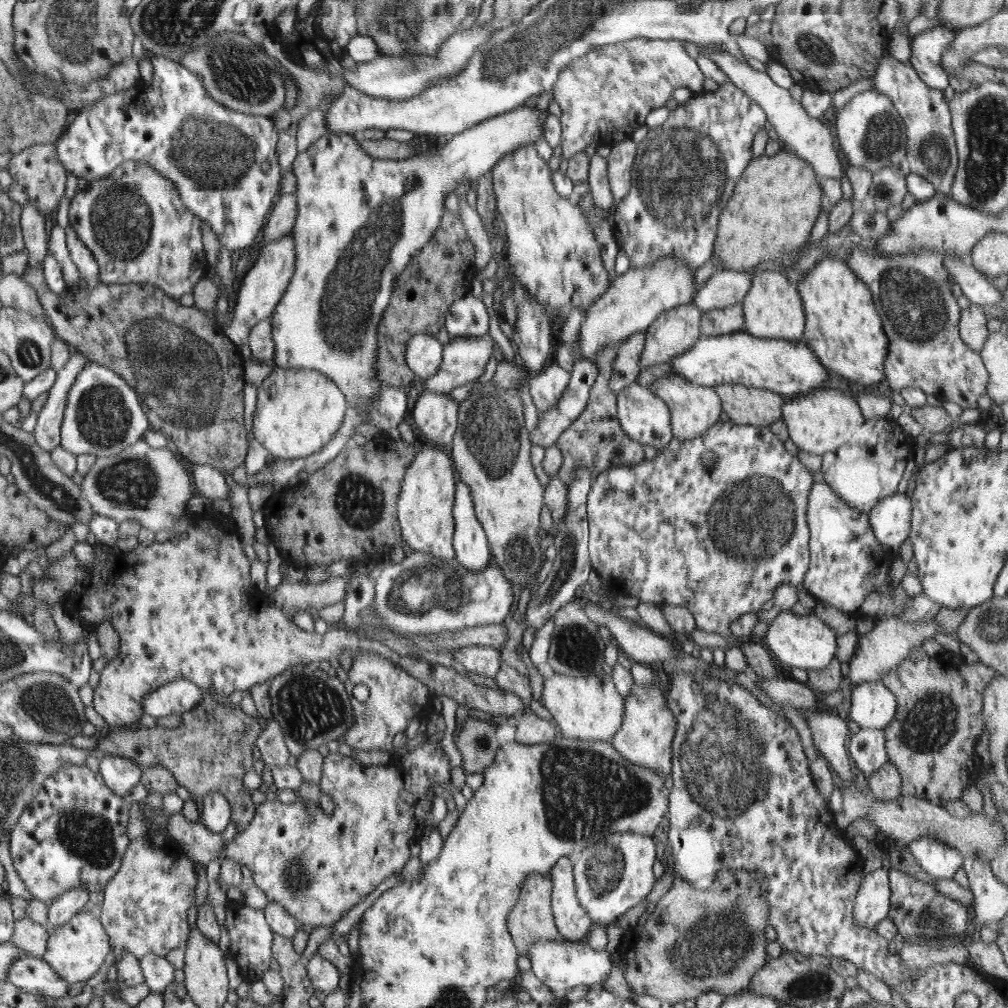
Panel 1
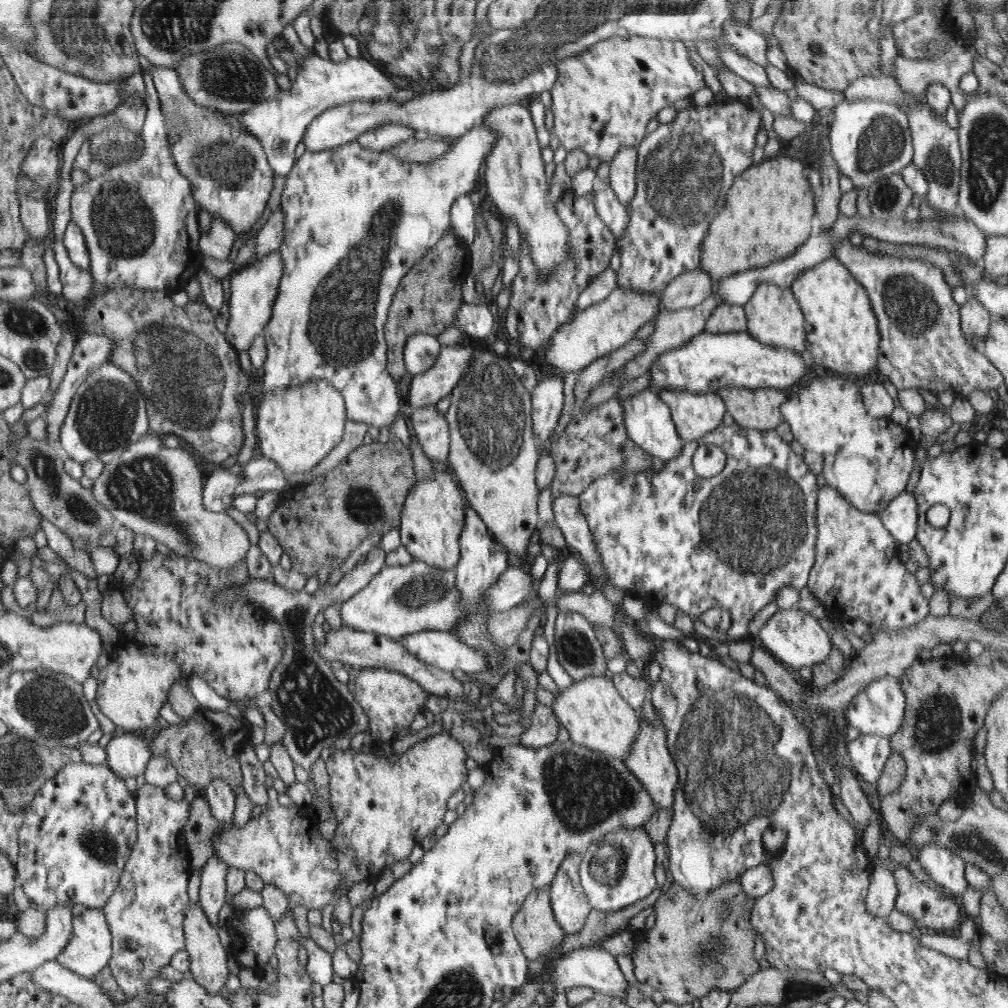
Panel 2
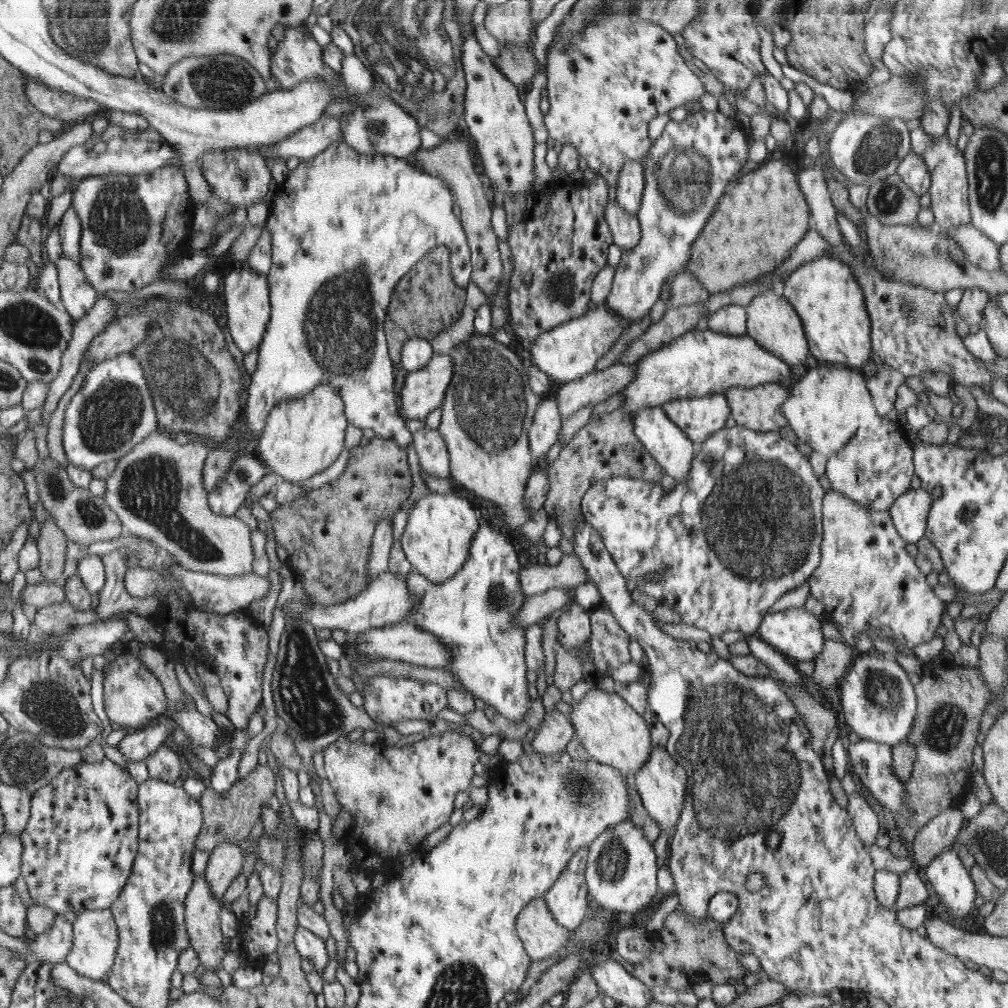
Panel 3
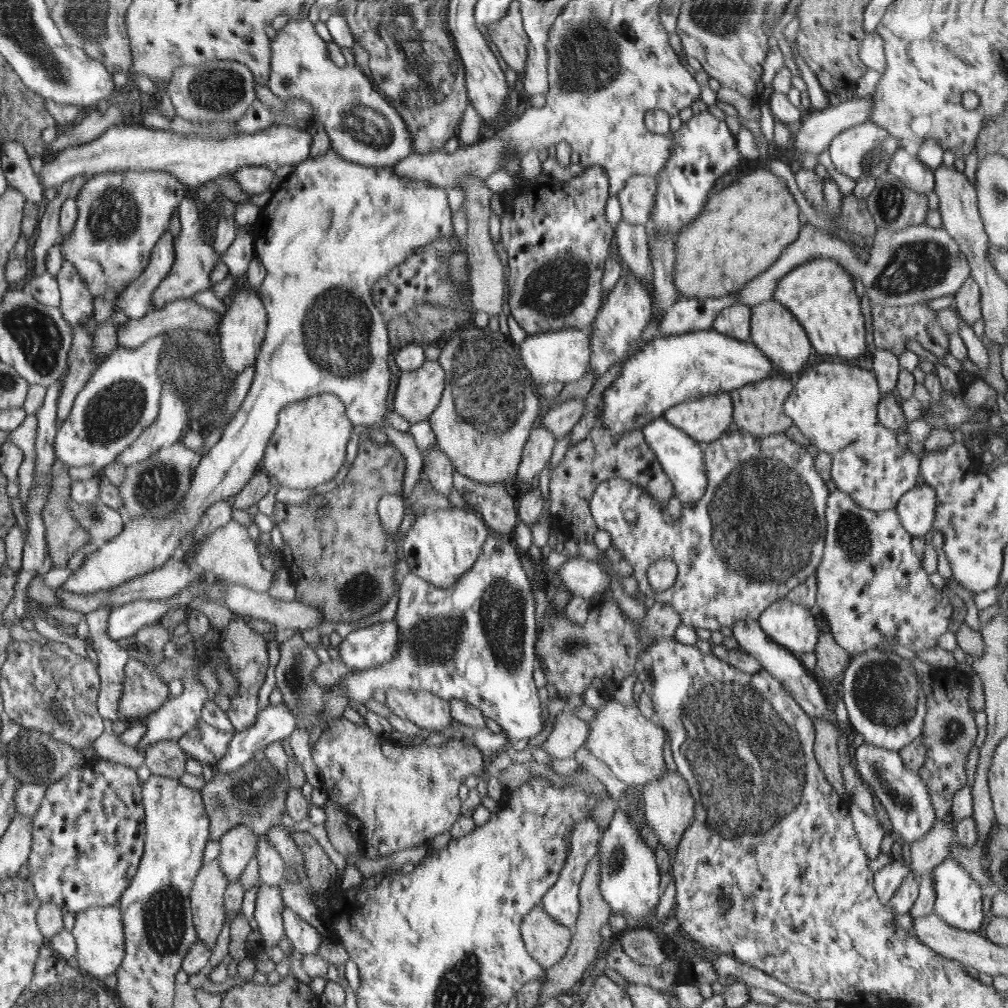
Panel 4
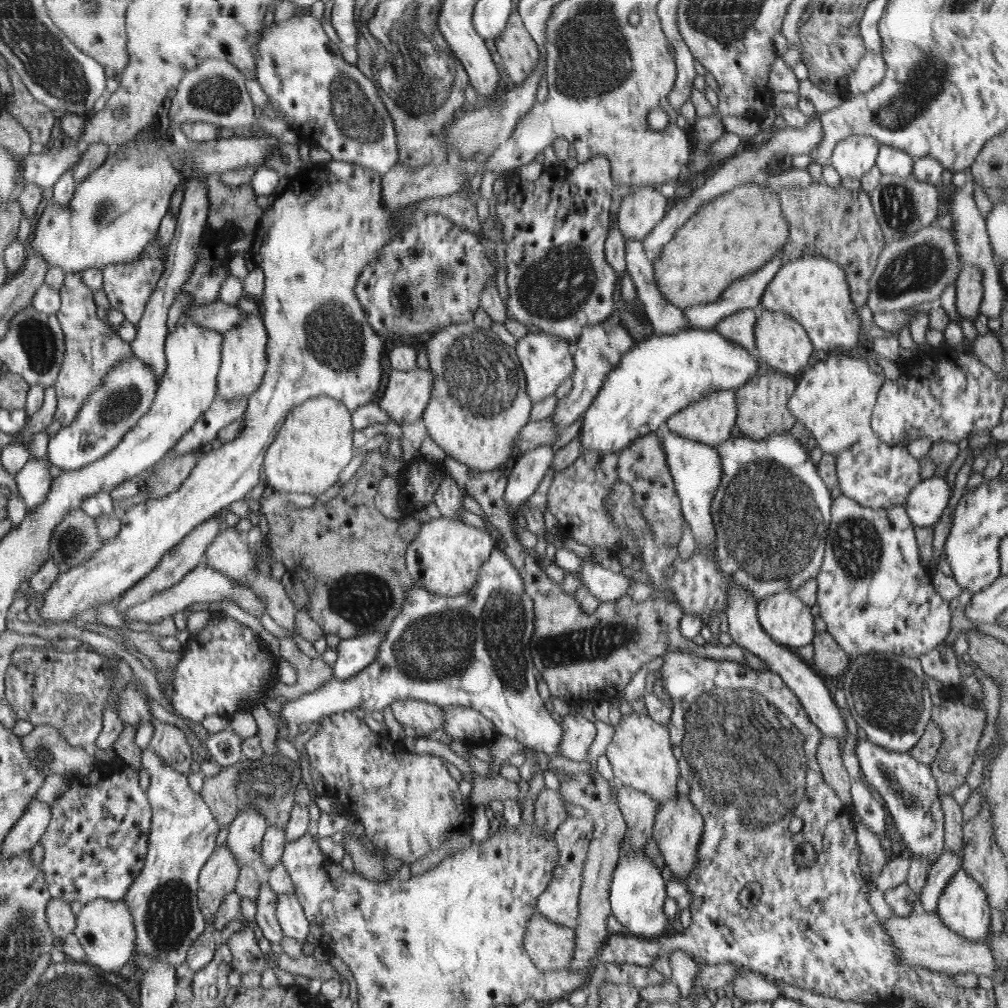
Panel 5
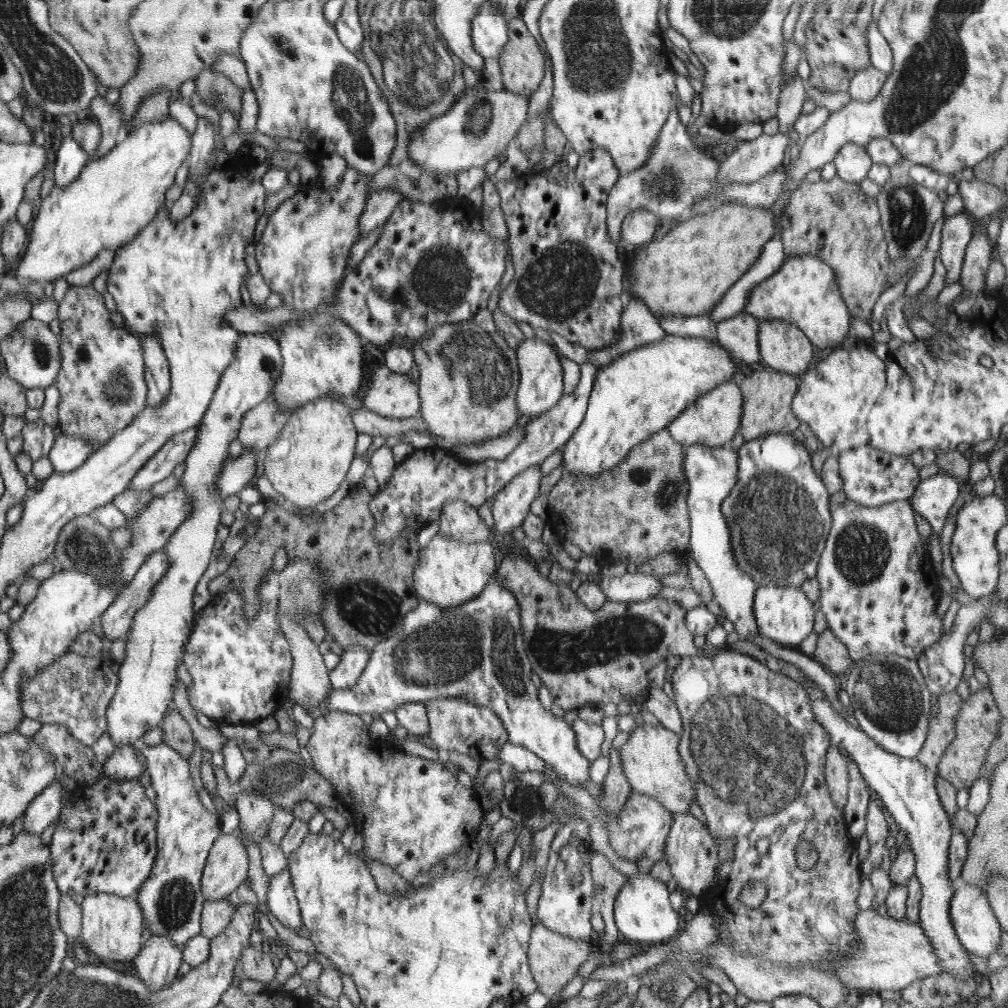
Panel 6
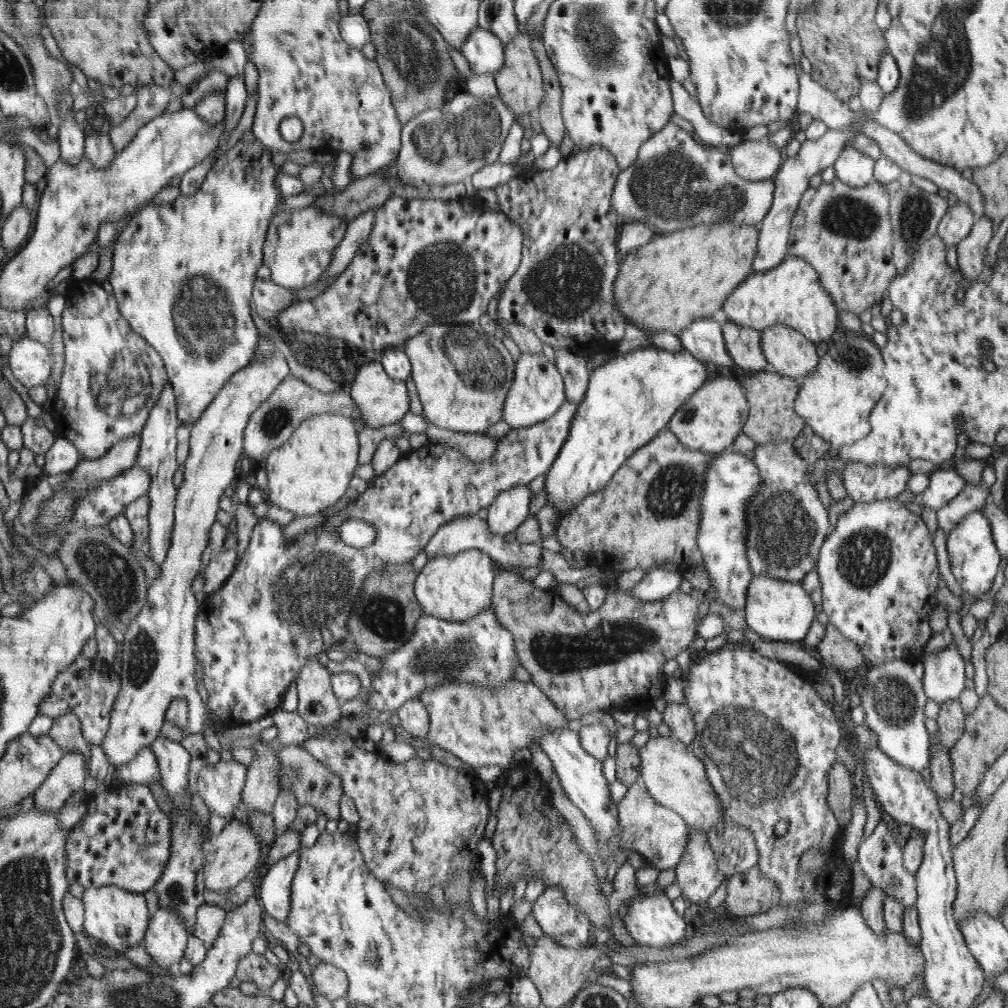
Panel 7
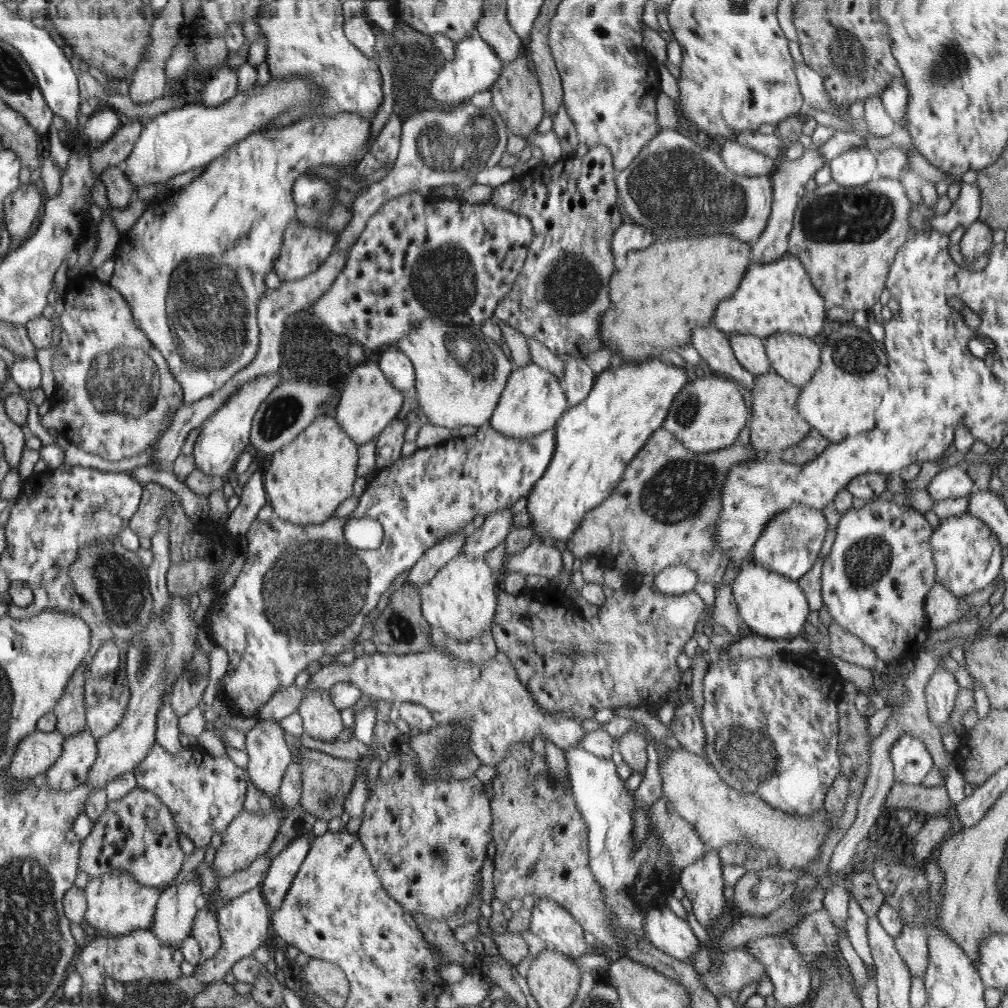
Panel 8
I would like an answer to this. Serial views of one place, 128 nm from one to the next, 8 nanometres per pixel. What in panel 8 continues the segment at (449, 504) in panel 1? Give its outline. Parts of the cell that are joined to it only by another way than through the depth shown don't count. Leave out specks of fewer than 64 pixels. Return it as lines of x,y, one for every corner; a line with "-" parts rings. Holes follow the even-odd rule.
460,553
448,561
428,583
422,586
422,613
431,626
442,628
455,642
464,643
491,631
496,611
496,590
494,590
492,570
484,562
484,557
472,558

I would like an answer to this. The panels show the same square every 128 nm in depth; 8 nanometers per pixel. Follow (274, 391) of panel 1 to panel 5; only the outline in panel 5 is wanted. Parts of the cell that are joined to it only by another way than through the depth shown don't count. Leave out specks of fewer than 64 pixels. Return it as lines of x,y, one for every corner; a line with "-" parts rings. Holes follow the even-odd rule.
326,395
294,407
266,453
263,466
268,484
283,494
308,493
317,498
337,484
340,472
354,452
354,428
348,409
342,401

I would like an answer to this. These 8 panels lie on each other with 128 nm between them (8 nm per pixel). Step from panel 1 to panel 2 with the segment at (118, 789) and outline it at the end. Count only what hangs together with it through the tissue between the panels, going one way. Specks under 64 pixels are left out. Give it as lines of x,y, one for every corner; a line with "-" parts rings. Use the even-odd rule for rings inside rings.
118,732
116,737
106,746
106,764
121,778
136,778
146,771
147,763
153,756
149,749
148,741
142,740
140,736
134,736
132,732

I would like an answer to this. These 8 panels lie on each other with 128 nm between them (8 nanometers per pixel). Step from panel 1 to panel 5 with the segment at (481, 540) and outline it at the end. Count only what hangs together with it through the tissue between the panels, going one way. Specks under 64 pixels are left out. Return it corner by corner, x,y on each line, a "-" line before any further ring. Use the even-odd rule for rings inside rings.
497,547
495,551
491,552
490,558
483,564
482,570
479,572
479,580
470,591
452,597
444,597
436,593
432,594
428,590
422,588
419,585
413,585
412,589
408,589
406,600
404,600
403,608
400,609
399,615
396,616
390,630
385,634
384,640
379,644
378,654
372,664
369,664
366,668
363,668
358,674
348,678
348,680
338,680
332,678
332,680
325,682
312,692
302,695
297,700
292,699
288,701
286,705
282,707
282,714
284,716
284,723
280,722
284,728
288,728
289,732
301,730
310,723
316,722
316,720
323,719
328,715
334,715
335,713
355,711
362,708
366,712
380,711
382,712
386,706
391,706
395,700
426,700
432,704
438,704
441,707
448,705
460,705
473,708
478,712
481,712
496,728
497,733
512,740
518,741
525,747
533,748
538,752
544,752
548,756
554,756
554,754
560,754
560,741
563,740
563,728
560,728
560,724
548,714
543,697
538,696
538,690
536,690
536,670
534,670
534,662
530,656
531,648
528,648
528,644
531,644
532,636
535,632
534,611
532,610
532,598
528,596
527,588
522,584
518,571
509,562
502,547

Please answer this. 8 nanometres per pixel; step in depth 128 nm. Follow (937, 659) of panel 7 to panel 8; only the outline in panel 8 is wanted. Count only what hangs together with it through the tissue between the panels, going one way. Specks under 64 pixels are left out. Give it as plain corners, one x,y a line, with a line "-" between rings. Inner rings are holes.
940,665
930,677
925,688
927,718
937,726
948,723
956,694
960,689
953,673
942,669

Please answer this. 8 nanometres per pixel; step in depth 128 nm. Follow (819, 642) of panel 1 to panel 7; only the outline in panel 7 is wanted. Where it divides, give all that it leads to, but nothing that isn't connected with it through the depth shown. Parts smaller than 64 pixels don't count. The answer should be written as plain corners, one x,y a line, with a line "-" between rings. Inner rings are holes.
754,574
750,585
744,610
750,630
770,641
802,642
816,616
816,608
801,584

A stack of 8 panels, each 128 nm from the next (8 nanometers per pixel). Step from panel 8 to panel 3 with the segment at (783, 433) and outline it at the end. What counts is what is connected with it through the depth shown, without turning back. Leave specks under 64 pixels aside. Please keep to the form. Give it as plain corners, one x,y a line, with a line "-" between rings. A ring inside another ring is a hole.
778,383
761,384
758,387
730,387
724,392
732,407
733,422
756,432
770,432
787,425
782,416
782,402
786,402
789,390

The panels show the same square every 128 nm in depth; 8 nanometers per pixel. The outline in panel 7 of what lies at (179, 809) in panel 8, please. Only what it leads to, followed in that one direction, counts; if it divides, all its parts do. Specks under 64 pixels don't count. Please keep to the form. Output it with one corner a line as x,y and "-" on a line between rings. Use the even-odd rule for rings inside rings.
144,747
130,763
114,766
114,770
119,774
122,784
161,784
159,764
150,747
-
192,756
192,780
188,780
186,784
186,802
189,802
188,797
192,793
197,793
203,798
210,814
230,820
234,818
234,810
242,804
248,765
244,761
231,759
230,762
218,761
212,767
216,770
211,784
206,780
209,773
206,760

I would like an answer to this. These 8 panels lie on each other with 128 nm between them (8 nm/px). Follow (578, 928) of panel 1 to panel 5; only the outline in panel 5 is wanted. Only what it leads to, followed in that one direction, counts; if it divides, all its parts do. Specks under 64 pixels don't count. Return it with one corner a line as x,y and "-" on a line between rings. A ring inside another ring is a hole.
590,816
569,817
560,824
553,834
553,840
560,852
555,864
554,878
550,886
538,898
537,912
546,916
554,924
575,929
579,926
579,894
583,884
583,868
586,864
588,849
593,837
594,823

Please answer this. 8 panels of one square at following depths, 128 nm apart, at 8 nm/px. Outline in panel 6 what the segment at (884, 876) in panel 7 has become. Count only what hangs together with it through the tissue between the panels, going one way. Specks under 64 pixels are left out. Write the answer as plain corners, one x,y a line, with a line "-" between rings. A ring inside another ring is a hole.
872,796
868,803
865,828
870,848
868,848
868,856
861,862
862,878
868,877
877,866
885,870
888,875
890,874
895,852
886,847
888,824
884,817
884,808
880,804
880,799

